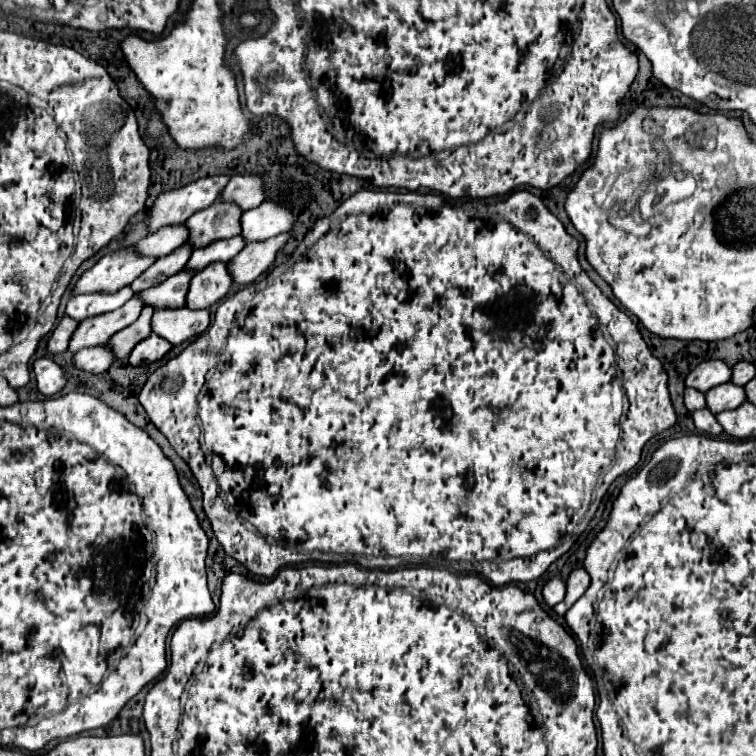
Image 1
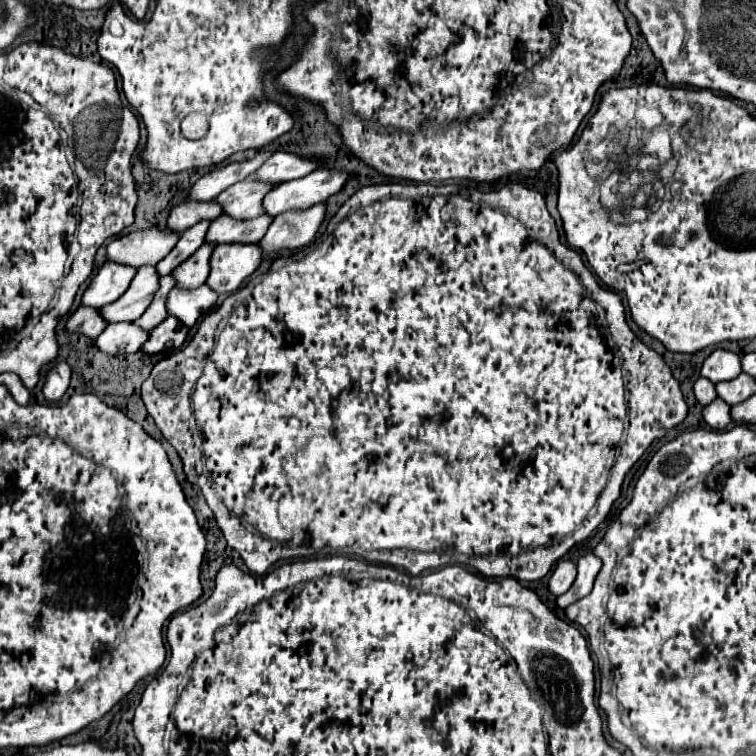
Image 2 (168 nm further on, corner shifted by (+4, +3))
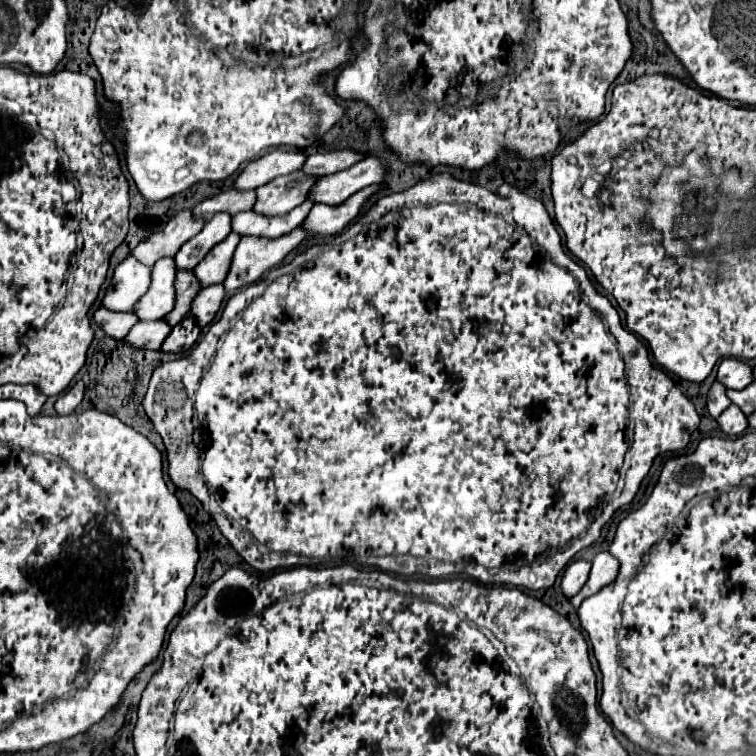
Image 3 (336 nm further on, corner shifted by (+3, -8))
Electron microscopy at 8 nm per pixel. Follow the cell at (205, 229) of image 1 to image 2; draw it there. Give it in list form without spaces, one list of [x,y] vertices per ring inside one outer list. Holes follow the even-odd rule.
[[[248,177],[222,191],[214,201],[218,201],[224,207],[224,213],[232,215],[234,219],[254,219],[264,213],[262,199],[264,193],[270,193],[272,189],[274,183]]]

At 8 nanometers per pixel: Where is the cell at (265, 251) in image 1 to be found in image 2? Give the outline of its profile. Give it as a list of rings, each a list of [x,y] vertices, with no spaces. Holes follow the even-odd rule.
[[[324,201],[308,209],[292,209],[288,213],[280,213],[280,217],[274,219],[268,233],[260,241],[260,247],[270,253],[278,249],[298,249],[308,245],[316,237],[326,217],[326,207],[328,203]]]

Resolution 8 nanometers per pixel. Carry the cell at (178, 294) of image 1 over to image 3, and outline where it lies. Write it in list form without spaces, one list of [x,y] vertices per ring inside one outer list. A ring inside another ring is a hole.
[[[233,232],[217,246],[211,248],[211,252],[205,256],[205,260],[201,260],[195,268],[193,274],[199,280],[201,288],[213,286],[213,284],[221,284],[221,280],[225,280],[225,272],[229,270],[229,260],[233,256],[233,248],[239,244],[241,238],[237,238]]]

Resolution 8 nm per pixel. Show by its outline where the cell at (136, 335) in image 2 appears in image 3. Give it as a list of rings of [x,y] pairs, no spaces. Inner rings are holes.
[[[155,320],[155,322],[137,322],[129,334],[125,336],[125,344],[131,348],[139,348],[139,350],[159,350],[161,342],[165,340],[165,336],[171,332],[169,324],[165,324],[165,320]]]

